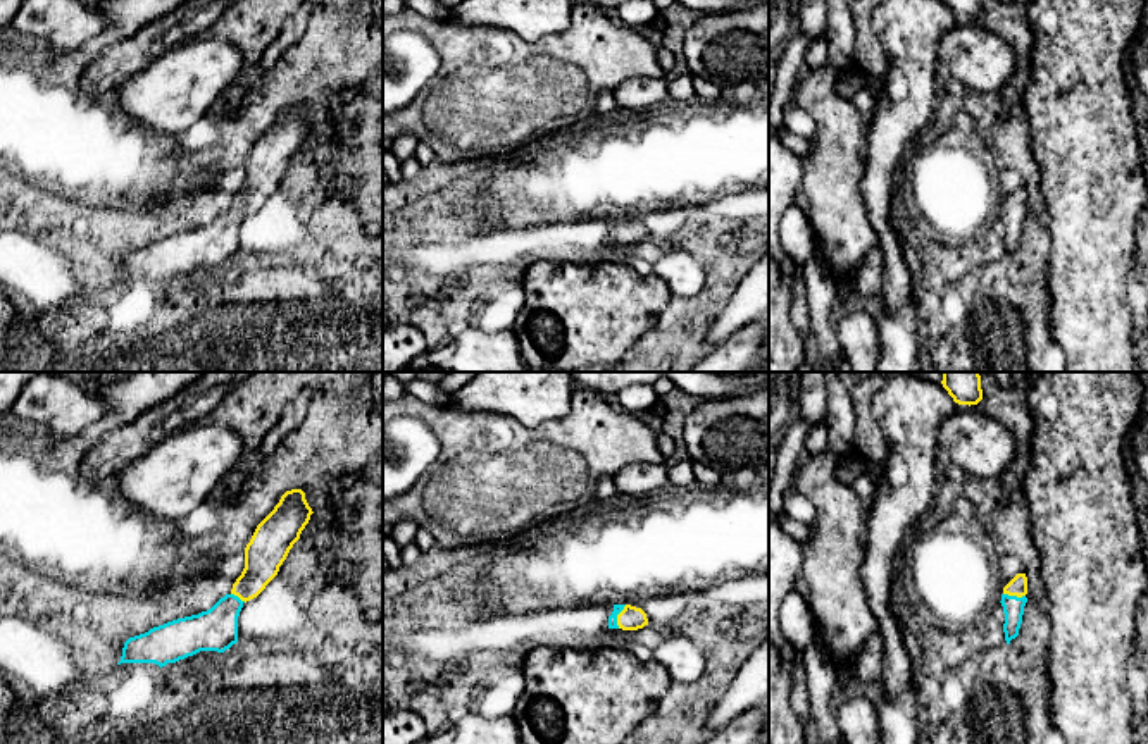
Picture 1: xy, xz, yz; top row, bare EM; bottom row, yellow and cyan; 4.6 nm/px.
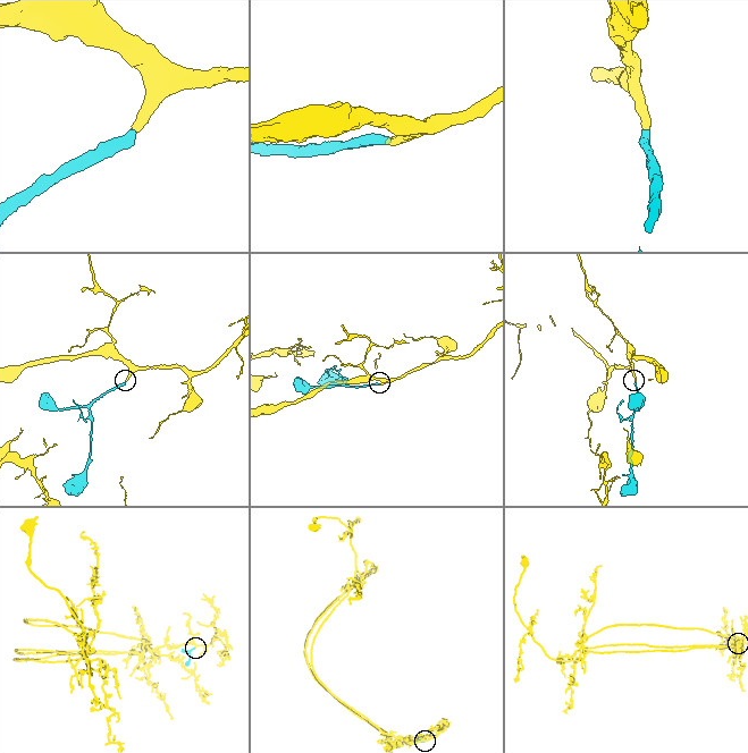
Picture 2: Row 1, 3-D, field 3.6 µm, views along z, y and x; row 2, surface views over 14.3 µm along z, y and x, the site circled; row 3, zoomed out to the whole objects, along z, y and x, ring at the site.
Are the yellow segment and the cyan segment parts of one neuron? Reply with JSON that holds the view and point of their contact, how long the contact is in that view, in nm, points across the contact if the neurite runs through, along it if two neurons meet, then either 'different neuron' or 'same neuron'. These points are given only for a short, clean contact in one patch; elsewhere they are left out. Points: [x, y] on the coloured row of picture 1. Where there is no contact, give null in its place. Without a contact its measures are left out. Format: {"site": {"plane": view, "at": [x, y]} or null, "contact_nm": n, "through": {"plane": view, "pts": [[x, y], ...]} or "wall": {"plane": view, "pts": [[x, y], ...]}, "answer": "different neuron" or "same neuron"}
{"site": {"plane": "xz", "at": [617, 617]}, "contact_nm": 120, "through": {"plane": "xz", "pts": [[630, 619], [617, 617], [612, 620]]}, "answer": "same neuron"}

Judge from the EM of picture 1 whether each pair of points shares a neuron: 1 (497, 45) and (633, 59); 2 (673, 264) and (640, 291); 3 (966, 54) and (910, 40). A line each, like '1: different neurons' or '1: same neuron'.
1: same neuron
2: different neurons
3: different neurons

